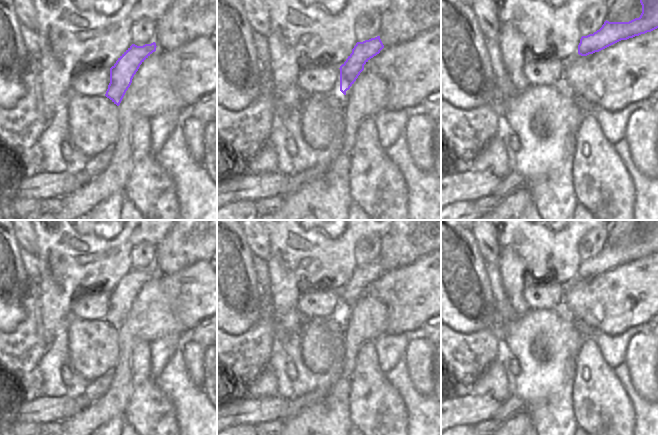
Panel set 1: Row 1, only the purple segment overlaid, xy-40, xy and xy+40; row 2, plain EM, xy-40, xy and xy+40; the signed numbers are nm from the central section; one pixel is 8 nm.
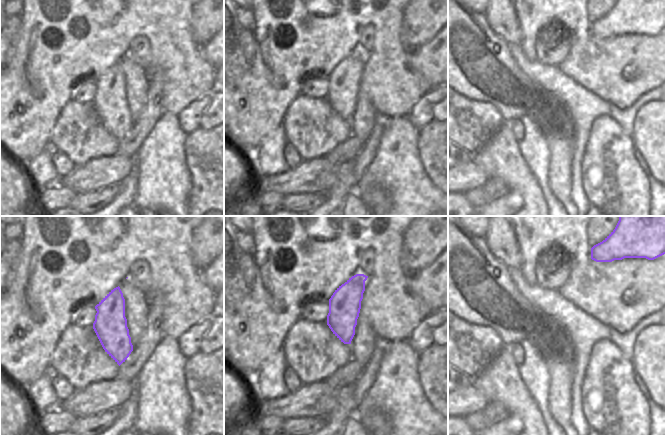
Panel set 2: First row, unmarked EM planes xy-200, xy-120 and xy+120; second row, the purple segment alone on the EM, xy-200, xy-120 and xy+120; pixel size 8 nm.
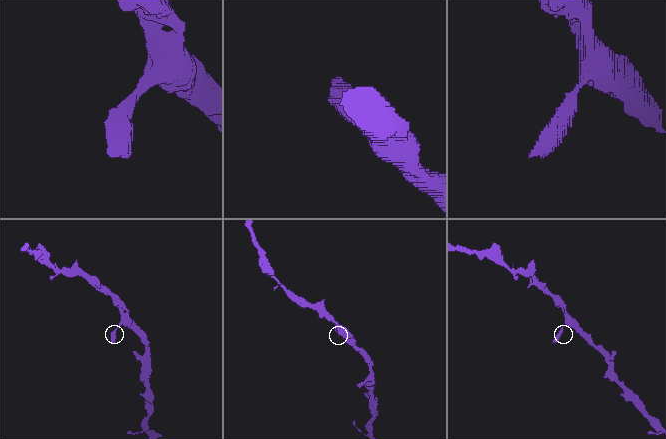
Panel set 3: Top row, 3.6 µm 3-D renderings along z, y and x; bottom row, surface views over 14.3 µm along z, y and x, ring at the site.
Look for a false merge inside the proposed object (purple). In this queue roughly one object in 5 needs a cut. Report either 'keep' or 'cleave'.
keep

